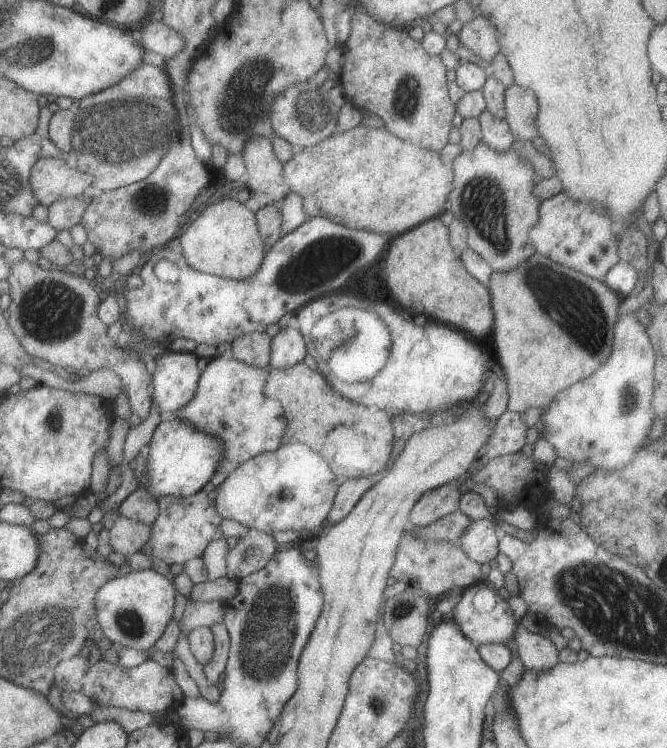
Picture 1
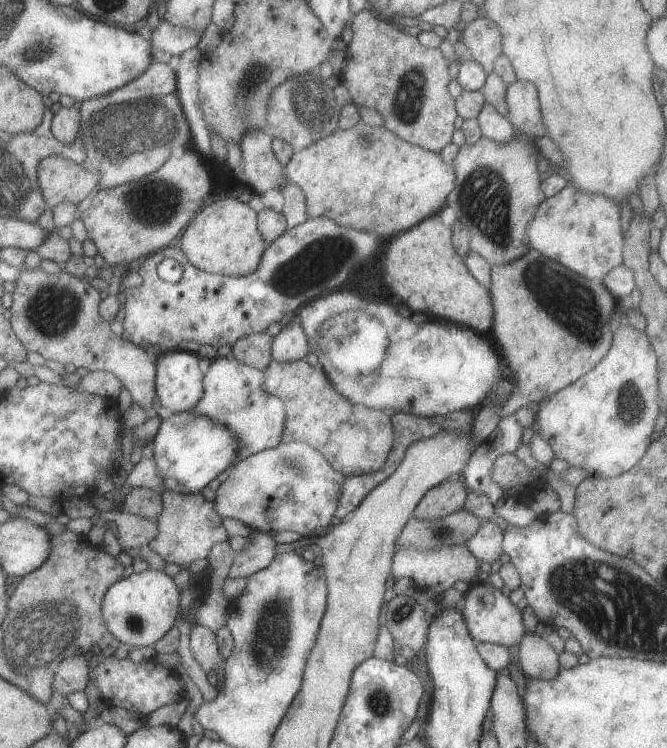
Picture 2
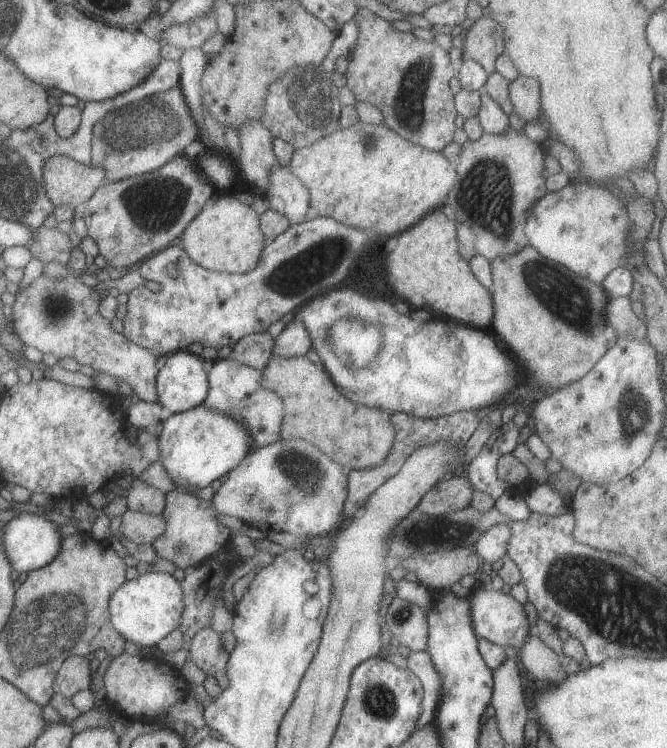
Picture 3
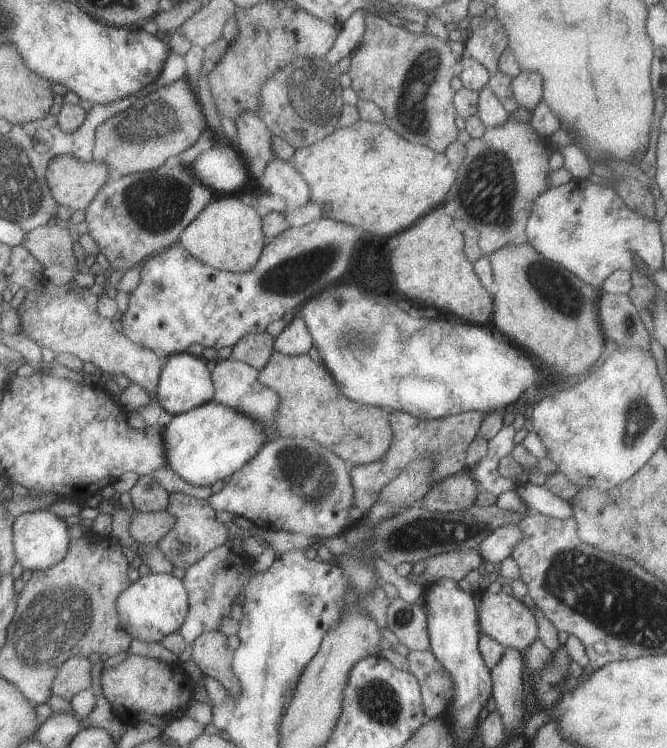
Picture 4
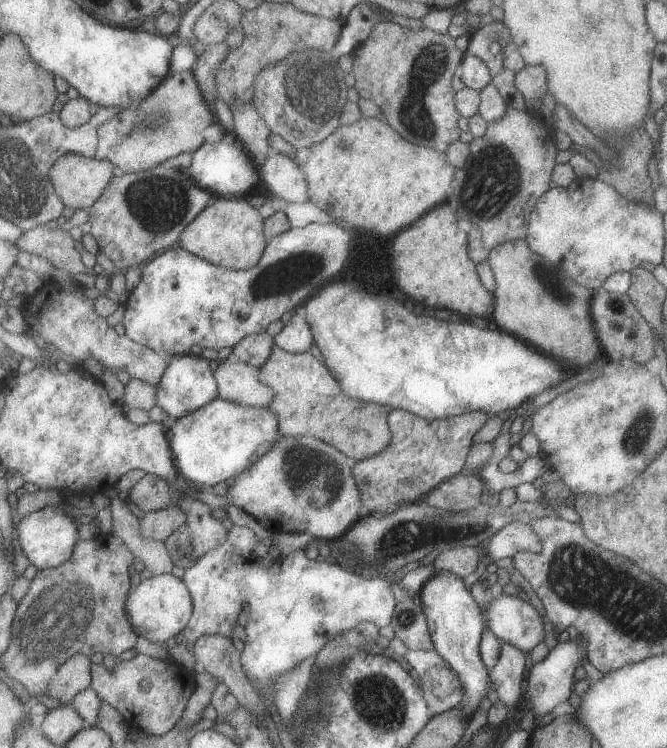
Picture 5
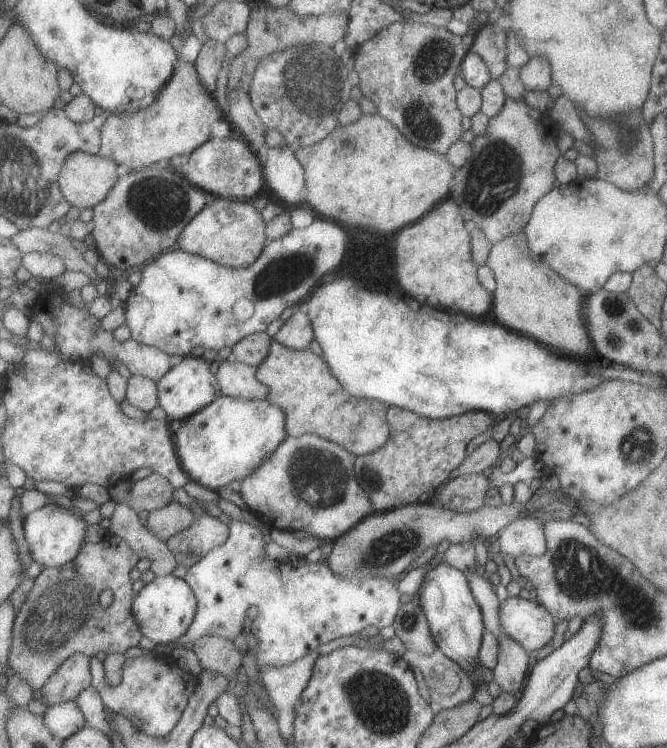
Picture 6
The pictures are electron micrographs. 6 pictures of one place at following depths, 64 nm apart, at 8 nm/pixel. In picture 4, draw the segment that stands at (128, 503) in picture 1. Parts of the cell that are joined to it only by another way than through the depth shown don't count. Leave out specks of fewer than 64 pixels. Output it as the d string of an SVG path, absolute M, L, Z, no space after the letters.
M143 475L129 491L137 511L163 512L169 509L170 494L159 484L155 476Z

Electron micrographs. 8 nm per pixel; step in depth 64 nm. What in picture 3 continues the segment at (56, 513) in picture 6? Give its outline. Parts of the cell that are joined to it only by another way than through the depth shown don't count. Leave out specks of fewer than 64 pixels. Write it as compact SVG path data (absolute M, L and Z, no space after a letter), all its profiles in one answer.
M39 514L17 515L16 518L9 521L5 528L5 550L11 560L13 570L27 574L40 570L53 563L53 560L61 554L63 548L63 534L61 528L51 522L47 516Z

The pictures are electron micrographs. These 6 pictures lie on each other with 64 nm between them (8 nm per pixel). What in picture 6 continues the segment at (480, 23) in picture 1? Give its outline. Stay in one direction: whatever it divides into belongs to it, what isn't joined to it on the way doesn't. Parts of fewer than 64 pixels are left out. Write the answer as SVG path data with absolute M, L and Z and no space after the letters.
M486 24L472 40L469 48L487 65L491 79L498 79L508 67L506 63L506 34L496 24Z

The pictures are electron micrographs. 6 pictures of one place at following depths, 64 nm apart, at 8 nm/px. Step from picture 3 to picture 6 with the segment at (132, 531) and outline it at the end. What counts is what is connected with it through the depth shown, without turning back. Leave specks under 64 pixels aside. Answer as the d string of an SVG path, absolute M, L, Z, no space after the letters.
M173 501L166 507L151 511L146 524L155 536L167 541L177 533L191 528L195 521L196 512L193 507Z

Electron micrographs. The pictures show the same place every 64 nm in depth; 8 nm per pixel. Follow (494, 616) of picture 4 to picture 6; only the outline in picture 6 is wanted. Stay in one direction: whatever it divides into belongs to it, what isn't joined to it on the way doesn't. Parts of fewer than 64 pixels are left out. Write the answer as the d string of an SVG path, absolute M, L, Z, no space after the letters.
M508 597L500 602L500 623L502 629L513 637L528 653L531 650L539 650L553 638L553 626L557 624L549 611L538 601L521 599L520 597Z

